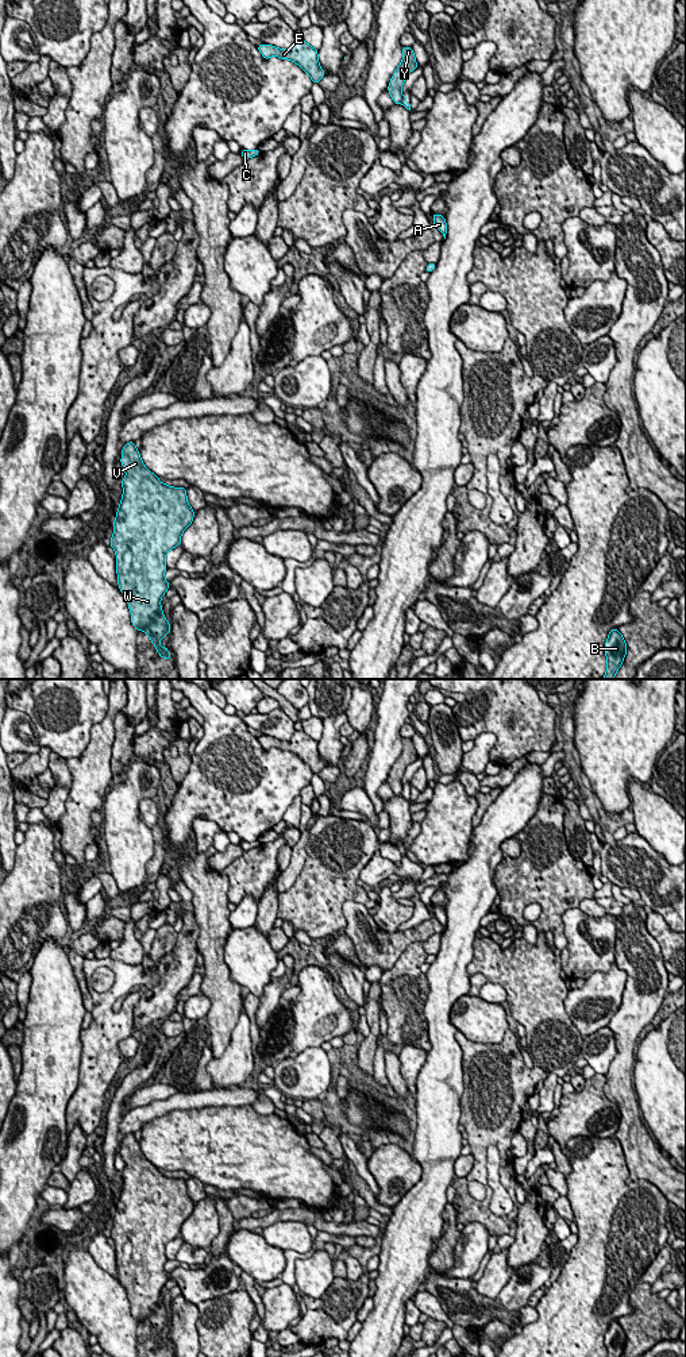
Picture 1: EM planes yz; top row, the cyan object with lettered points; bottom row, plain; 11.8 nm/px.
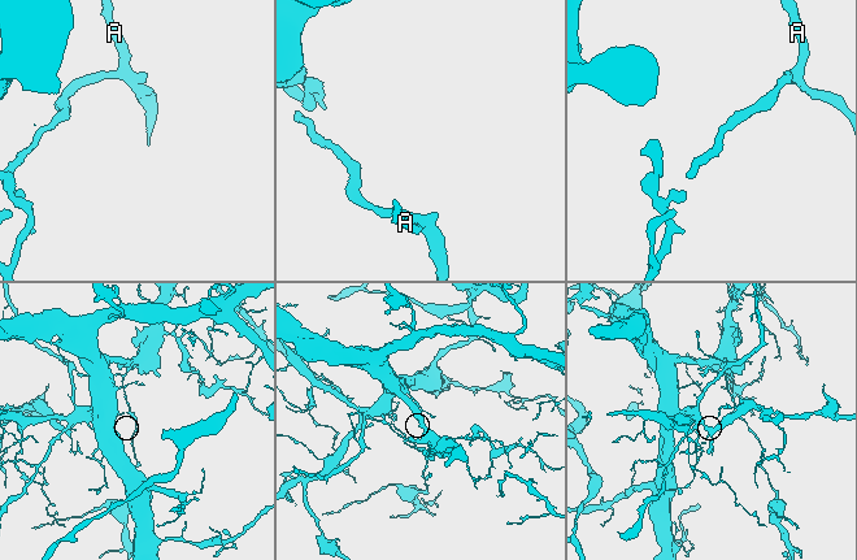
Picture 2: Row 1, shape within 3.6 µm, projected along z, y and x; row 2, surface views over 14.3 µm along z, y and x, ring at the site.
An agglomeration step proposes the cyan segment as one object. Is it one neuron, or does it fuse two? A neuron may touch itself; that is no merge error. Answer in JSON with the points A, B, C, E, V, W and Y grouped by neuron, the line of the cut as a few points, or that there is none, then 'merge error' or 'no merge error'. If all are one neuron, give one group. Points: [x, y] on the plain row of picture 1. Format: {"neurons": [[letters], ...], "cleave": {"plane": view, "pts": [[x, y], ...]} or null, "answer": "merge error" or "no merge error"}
{"neurons": [["A", "B"], ["C", "E", "V", "W", "Y"]], "cleave": {"plane": "yz", "pts": [[403, 787], [400, 794]]}, "answer": "merge error"}

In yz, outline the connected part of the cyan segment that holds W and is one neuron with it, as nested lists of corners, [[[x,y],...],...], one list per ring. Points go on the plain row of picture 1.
[[[134,1133],[122,1141],[122,1157],[126,1168],[122,1172],[123,1187],[113,1214],[111,1238],[116,1245],[116,1264],[120,1283],[126,1287],[131,1303],[131,1314],[136,1322],[144,1322],[154,1334],[161,1349],[170,1352],[167,1339],[159,1333],[169,1326],[161,1291],[169,1280],[165,1271],[166,1245],[180,1237],[182,1223],[192,1215],[194,1203],[188,1195],[186,1181],[162,1175],[140,1150]]]

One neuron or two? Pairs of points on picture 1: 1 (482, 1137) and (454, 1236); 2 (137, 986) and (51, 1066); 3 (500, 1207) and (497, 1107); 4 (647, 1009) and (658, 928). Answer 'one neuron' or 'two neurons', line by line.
1: two neurons
2: two neurons
3: two neurons
4: two neurons

